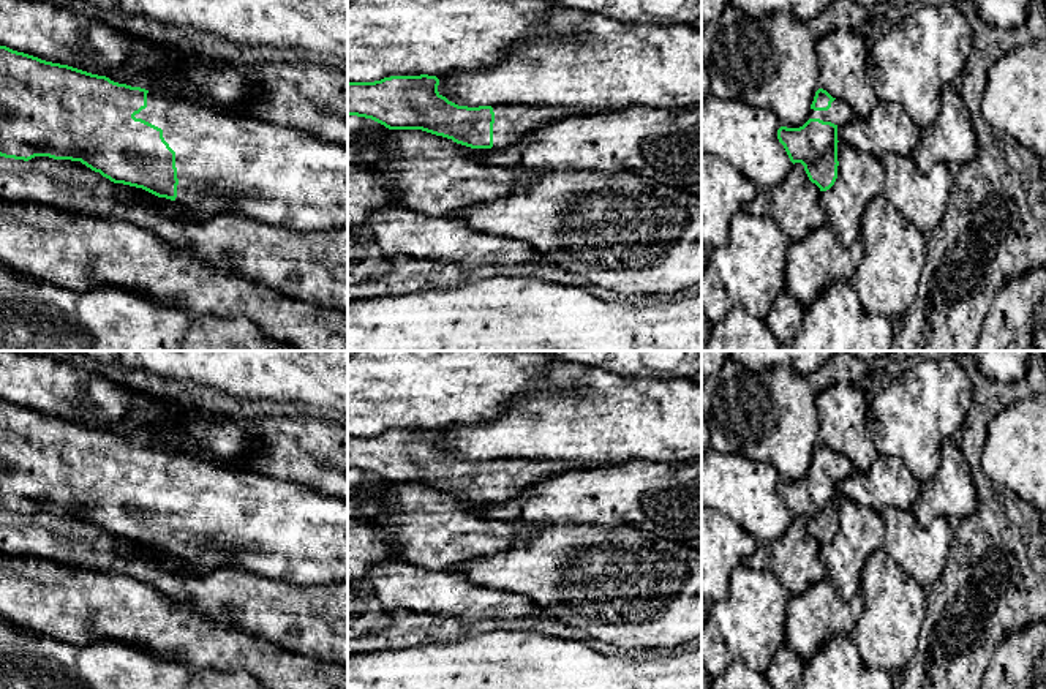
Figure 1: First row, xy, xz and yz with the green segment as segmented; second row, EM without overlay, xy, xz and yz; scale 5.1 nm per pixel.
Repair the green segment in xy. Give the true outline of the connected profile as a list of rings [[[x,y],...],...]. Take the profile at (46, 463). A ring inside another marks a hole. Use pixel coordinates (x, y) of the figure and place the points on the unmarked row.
[[[0,400],[0,510],[81,515],[114,537],[142,542],[186,559],[199,558],[207,550],[231,550],[235,558],[229,566],[300,586],[335,585],[348,578],[348,499],[209,458],[119,438],[6,400]]]

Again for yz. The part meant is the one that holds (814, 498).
[[[823,442],[815,446],[811,463],[803,480],[781,480],[777,493],[790,515],[801,517],[809,534],[826,545],[837,533],[837,482],[850,476],[853,466]]]

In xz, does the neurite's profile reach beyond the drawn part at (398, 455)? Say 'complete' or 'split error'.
split error

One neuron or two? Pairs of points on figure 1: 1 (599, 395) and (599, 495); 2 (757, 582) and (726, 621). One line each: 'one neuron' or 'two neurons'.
1: two neurons
2: one neuron

